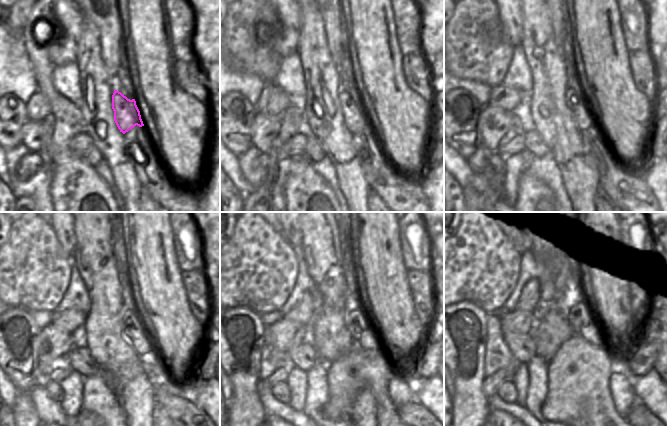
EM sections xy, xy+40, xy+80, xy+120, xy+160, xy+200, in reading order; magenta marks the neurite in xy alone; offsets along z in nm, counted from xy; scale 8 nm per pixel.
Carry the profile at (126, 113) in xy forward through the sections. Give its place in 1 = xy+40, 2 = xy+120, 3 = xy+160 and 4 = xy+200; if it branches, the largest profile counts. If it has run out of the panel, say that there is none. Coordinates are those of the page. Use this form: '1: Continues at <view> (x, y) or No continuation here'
1: Continues at xy+40 (355, 118)
2: Continues at xy+120 (133, 326)
3: Continues at xy+160 (356, 319)
4: Continues at xy+200 (593, 331)

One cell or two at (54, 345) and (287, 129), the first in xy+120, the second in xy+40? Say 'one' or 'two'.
two

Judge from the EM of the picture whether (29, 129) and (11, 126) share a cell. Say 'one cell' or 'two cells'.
two cells

